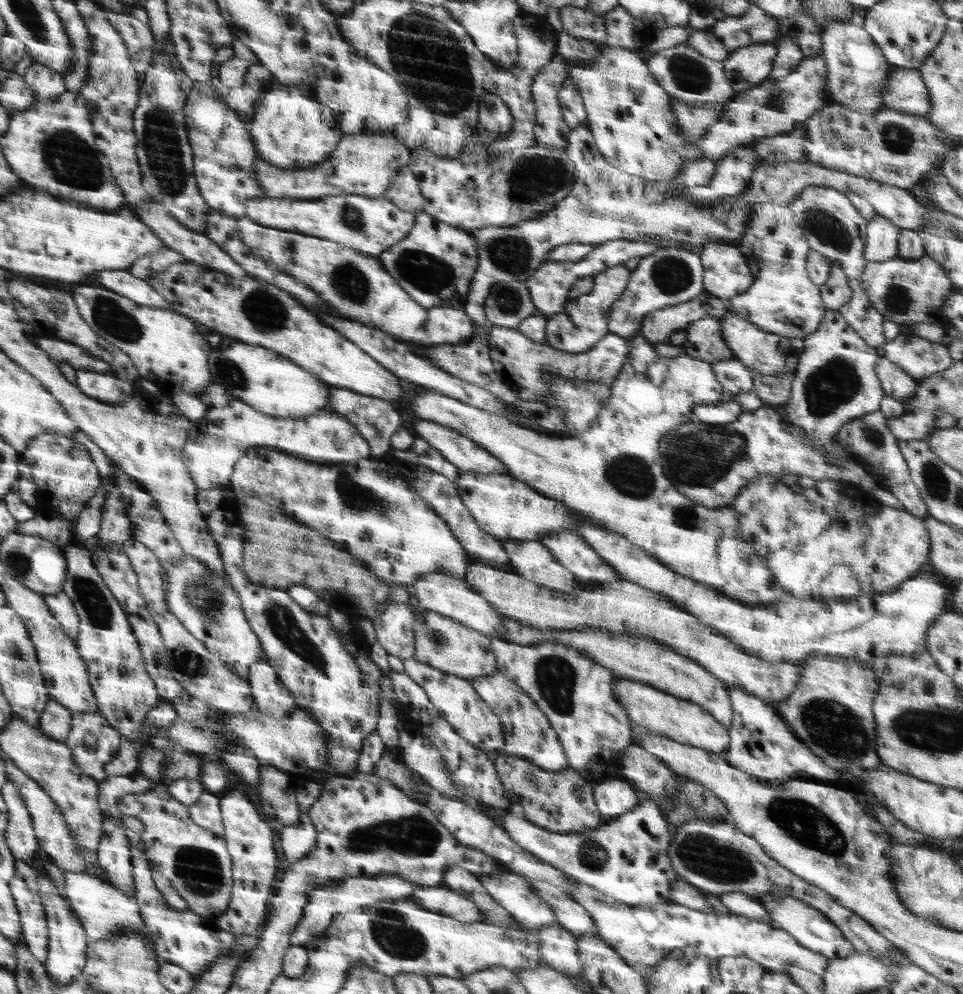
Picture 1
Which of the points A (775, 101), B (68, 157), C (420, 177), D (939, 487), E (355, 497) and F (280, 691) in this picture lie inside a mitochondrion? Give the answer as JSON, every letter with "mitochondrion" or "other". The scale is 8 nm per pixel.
{"A":"mitochondrion","B":"mitochondrion","C":"other","D":"mitochondrion","E":"mitochondrion","F":"other"}

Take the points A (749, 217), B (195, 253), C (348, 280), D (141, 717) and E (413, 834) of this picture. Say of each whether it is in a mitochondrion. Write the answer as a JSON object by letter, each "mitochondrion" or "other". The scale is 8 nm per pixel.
{"A":"other","B":"other","C":"mitochondrion","D":"other","E":"mitochondrion"}

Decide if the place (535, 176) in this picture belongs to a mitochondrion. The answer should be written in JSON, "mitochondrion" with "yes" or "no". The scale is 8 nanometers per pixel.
{"mitochondrion":"yes"}

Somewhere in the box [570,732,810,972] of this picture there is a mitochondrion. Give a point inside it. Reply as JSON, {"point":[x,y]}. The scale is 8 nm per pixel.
{"point":[708,857]}

